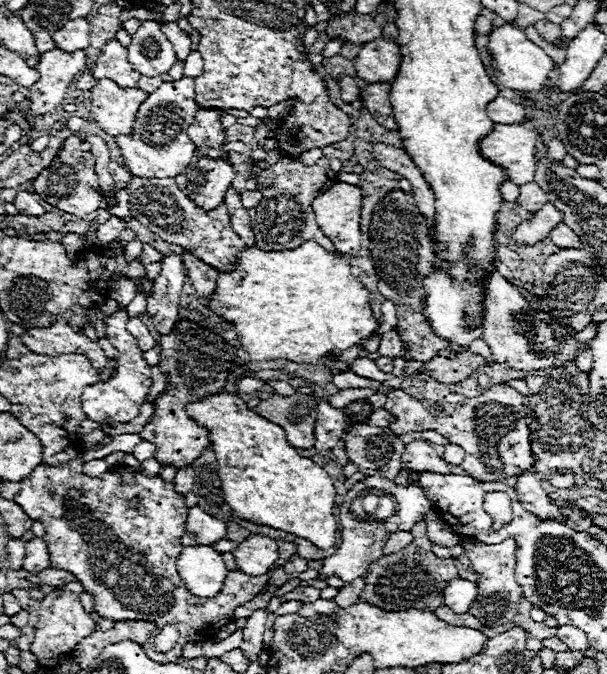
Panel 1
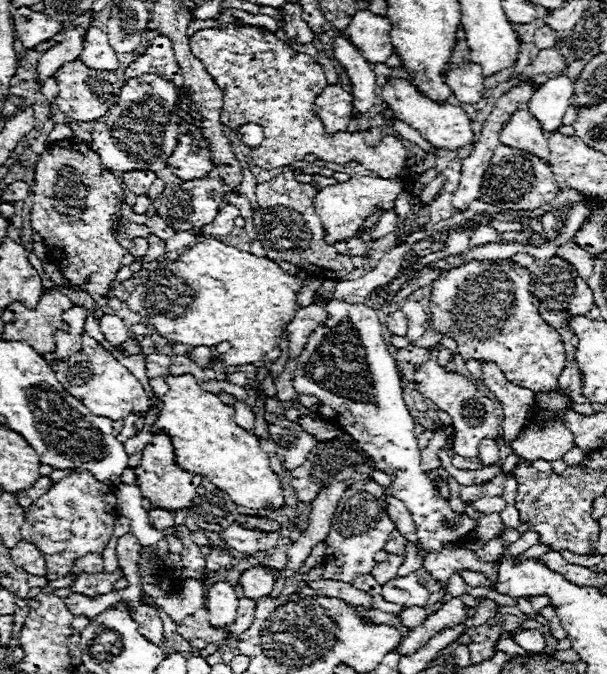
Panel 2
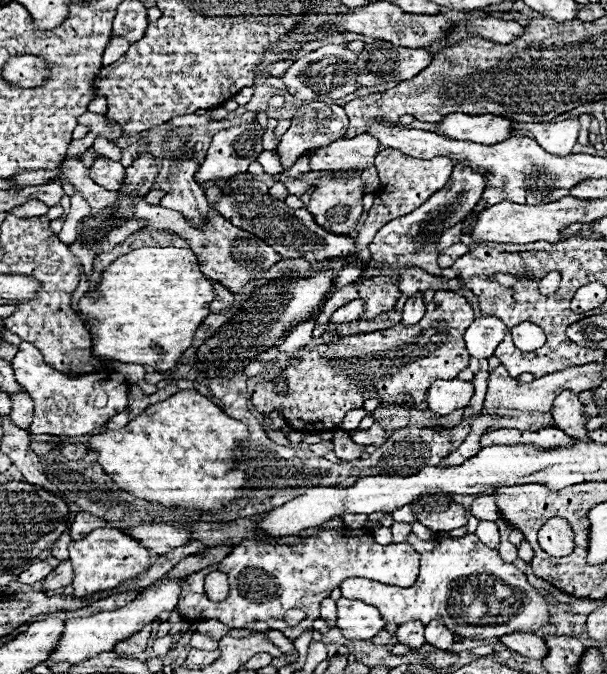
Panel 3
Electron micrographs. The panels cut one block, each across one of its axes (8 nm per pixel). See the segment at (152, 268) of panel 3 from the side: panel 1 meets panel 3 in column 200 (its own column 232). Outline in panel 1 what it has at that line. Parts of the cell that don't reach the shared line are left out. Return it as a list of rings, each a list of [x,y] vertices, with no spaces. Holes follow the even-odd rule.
[[[312,240],[296,250],[284,252],[264,252],[256,246],[246,248],[238,256],[238,266],[232,274],[220,272],[218,292],[214,292],[214,298],[208,300],[206,306],[236,326],[242,348],[252,356],[252,360],[286,358],[292,362],[314,364],[332,352],[344,352],[368,340],[378,330],[370,290],[356,280],[346,256],[332,254]]]

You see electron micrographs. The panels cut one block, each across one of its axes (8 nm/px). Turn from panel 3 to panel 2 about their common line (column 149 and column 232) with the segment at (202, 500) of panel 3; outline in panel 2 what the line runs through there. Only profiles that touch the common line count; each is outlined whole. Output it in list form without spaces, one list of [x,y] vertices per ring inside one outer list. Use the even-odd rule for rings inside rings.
[[[170,374],[166,376],[166,384],[168,392],[160,398],[162,406],[150,432],[168,434],[174,446],[176,464],[186,472],[204,476],[216,488],[228,492],[238,506],[280,506],[284,496],[278,476],[270,468],[268,454],[258,446],[258,436],[246,432],[234,422],[234,408],[220,402],[216,394],[202,390],[192,374]]]

